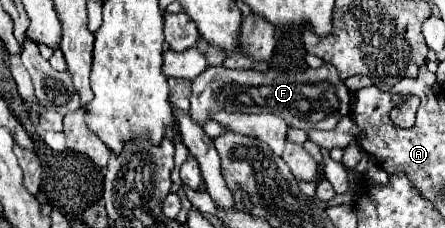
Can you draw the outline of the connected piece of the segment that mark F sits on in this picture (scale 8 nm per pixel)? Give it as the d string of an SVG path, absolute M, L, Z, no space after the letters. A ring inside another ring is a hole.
M324 64L318 70L230 70L224 66L206 68L196 80L192 80L192 108L190 116L198 126L212 120L216 112L240 112L240 114L262 114L270 112L282 116L288 126L308 130L334 130L338 122L350 112L350 92L340 80L332 64ZM306 100L310 108L306 108Z

